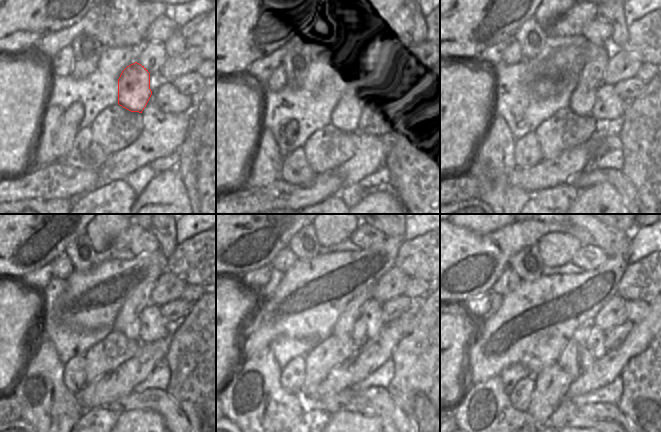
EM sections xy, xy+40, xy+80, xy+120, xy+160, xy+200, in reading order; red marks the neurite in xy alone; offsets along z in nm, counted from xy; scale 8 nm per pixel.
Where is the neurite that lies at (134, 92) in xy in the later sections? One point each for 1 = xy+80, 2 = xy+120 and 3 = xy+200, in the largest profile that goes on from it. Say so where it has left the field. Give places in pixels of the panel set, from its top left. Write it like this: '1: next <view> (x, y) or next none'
1: next xy+80 (581, 103)
2: next xy+120 (132, 332)
3: next xy+200 (585, 335)

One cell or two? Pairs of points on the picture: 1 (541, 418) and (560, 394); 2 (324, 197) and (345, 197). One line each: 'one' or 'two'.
1: one
2: one

